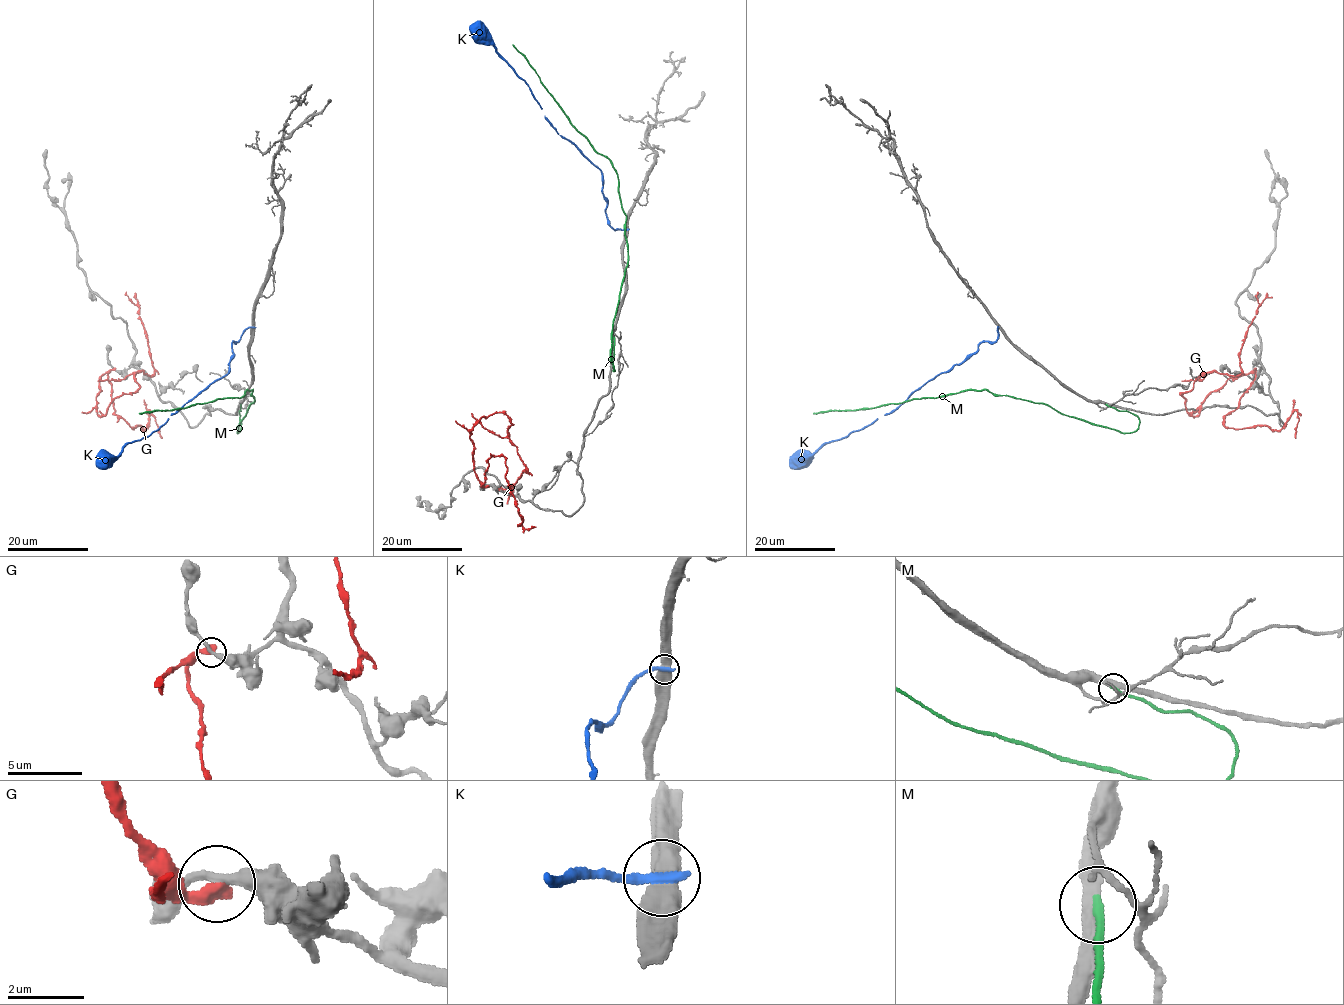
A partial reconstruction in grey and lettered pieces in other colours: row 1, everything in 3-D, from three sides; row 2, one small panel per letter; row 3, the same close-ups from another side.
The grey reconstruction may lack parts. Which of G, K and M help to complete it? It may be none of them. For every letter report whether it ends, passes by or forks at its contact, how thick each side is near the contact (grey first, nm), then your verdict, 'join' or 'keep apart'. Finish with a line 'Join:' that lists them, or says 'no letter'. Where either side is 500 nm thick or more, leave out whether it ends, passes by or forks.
G: it ends there; 260 nm thick on the grey side, 440 nm on the other; keep apart
K: it ends there; 480 nm thick on the grey side, 280 nm on the other; keep apart
M: it ends there; 400 nm thick on the grey side, 240 nm on the other; join
Join: M

